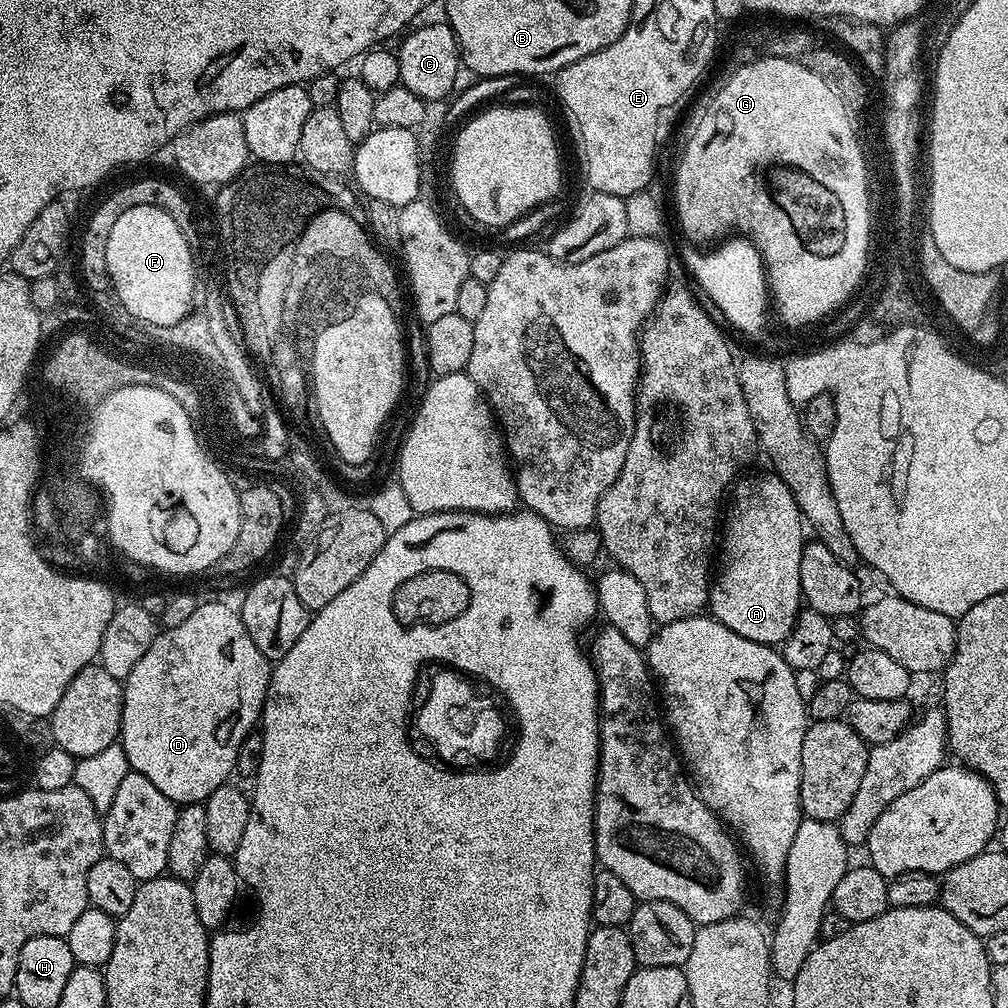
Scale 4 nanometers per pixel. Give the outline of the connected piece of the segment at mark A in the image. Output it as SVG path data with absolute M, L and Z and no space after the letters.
M768 472L742 480L733 487L726 524L722 526L720 568L709 587L708 608L713 619L736 634L759 644L776 646L788 639L802 610L801 554L806 543L804 519L789 486L776 473Z

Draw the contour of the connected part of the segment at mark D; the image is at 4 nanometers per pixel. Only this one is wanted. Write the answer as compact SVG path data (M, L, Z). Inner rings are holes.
M197 603L194 614L190 614L190 618L186 618L186 622L182 622L179 626L173 628L163 629L157 635L150 646L150 650L146 650L146 654L142 654L138 666L134 666L134 670L130 670L130 674L122 682L124 705L122 706L122 722L120 723L118 743L125 750L129 769L148 778L166 798L172 799L177 806L199 804L207 800L210 794L214 794L214 790L218 790L218 786L229 783L230 777L236 771L236 759L242 742L261 723L264 699L270 686L273 667L273 661L266 659L262 650L258 650L258 646L254 646L254 638L250 638L239 611L233 605L231 608L228 604Z

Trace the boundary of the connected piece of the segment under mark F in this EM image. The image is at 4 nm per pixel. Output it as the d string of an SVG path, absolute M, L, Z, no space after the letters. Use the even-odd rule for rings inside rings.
M136 206L126 210L110 230L106 243L107 279L112 280L115 299L134 318L168 326L185 315L194 303L192 291L197 269L192 266L189 238L181 221L158 206Z

